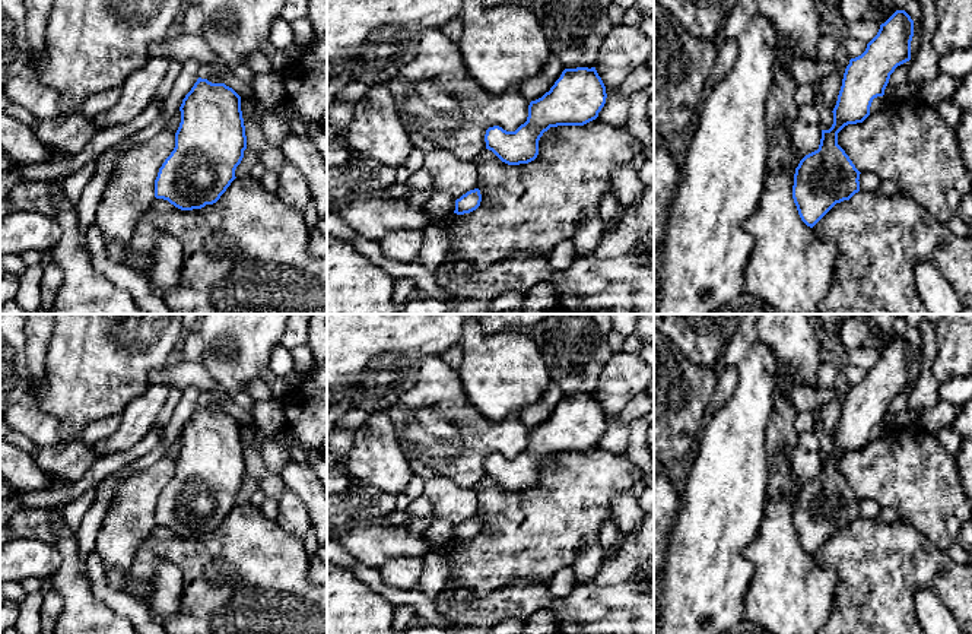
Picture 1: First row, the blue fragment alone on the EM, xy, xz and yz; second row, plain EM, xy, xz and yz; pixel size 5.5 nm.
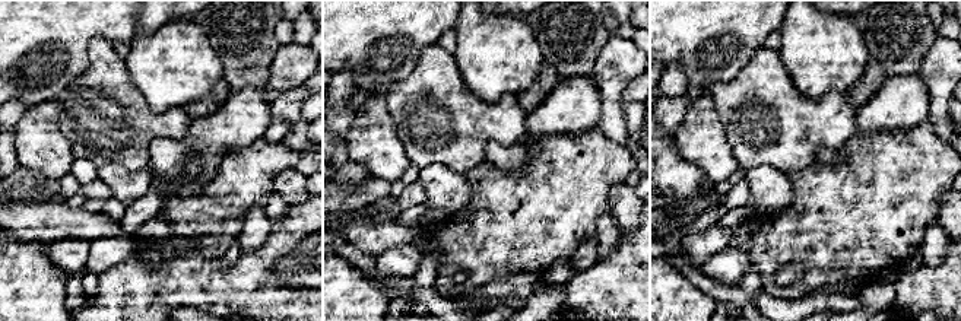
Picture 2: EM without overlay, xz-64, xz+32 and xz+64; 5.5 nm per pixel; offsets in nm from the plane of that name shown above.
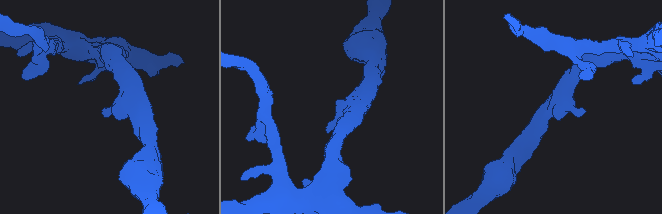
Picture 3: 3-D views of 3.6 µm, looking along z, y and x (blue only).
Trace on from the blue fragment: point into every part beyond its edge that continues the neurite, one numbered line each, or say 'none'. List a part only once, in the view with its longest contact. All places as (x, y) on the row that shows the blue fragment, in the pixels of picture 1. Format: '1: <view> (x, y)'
none

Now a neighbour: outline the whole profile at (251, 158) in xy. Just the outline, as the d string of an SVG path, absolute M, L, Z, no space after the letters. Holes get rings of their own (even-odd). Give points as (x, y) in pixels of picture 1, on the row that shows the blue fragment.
M251 149L244 150L244 158L241 164L235 169L235 177L250 175L250 171L260 162L260 156L257 152Z

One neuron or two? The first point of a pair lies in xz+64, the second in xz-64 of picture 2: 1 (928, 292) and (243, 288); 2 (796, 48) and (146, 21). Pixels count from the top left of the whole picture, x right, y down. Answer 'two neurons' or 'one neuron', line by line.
1: one neuron
2: two neurons

